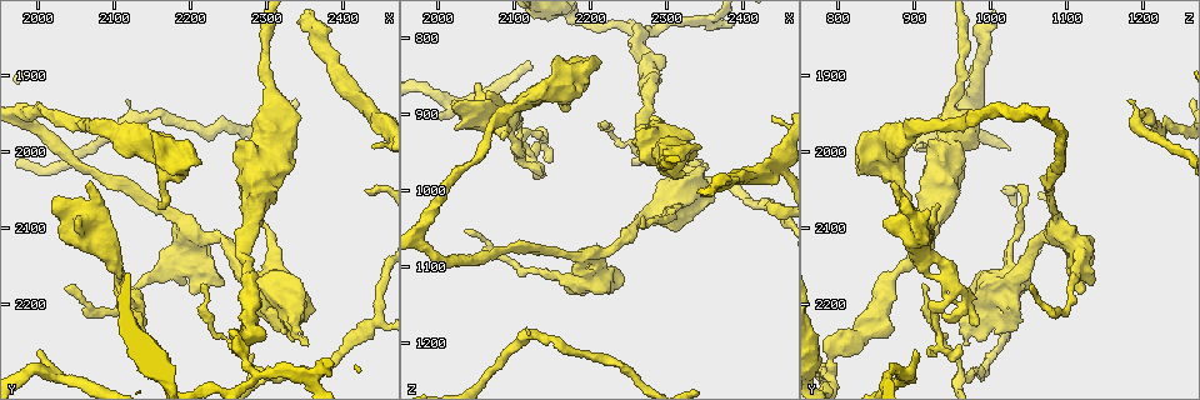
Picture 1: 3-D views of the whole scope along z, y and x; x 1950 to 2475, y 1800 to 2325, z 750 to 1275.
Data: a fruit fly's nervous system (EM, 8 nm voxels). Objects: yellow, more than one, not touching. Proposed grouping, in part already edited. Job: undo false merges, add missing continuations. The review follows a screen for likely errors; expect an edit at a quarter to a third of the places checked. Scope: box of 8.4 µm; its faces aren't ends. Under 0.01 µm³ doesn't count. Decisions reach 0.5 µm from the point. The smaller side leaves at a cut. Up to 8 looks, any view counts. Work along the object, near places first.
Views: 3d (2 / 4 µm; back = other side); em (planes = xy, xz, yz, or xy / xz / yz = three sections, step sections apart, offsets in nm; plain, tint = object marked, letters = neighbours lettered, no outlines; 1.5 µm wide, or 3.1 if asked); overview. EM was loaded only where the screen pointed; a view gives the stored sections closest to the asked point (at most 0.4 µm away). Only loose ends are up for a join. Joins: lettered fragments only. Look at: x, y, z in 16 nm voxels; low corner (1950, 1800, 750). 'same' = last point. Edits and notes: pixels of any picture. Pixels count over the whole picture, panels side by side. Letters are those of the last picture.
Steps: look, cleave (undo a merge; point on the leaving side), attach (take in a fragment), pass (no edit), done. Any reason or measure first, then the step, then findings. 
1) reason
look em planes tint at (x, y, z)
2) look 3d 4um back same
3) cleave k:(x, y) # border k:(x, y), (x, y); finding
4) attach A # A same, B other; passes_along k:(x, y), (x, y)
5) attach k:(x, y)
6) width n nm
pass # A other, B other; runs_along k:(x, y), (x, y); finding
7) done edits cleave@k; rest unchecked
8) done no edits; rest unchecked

narrows sharply
look em yz step 8 tint at (2040, 1960, 965)

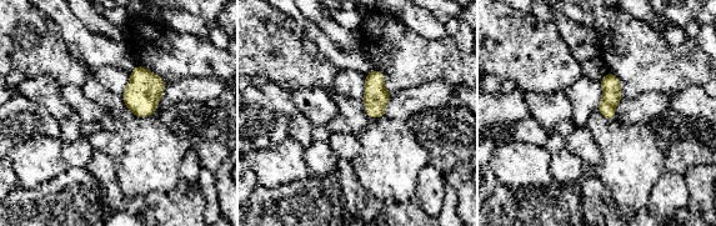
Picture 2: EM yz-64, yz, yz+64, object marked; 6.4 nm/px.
look em planes letters same

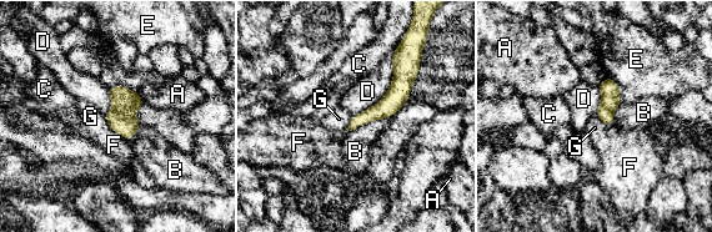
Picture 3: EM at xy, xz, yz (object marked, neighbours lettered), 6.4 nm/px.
pass # A other, B other, C other, D other, E other, F other, G other; border 3:(396, 49), (389, 90), (352, 116); one cell here

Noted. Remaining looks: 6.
free end
look 3d 2um at (2080, 2070, 935)

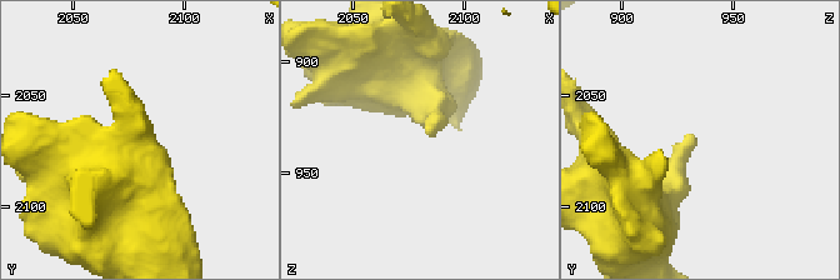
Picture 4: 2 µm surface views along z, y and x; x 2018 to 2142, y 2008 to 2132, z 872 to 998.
look em yz step 4 tint at (2083, 2068, 932)

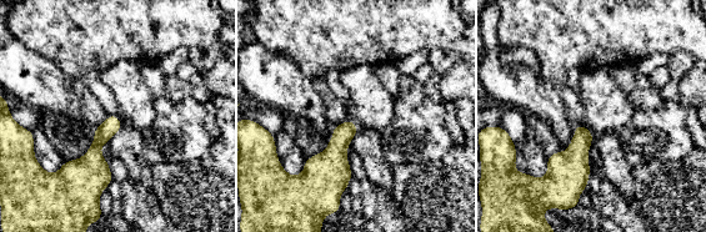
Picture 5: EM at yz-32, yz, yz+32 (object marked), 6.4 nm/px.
cut it another way
look em planes letters same

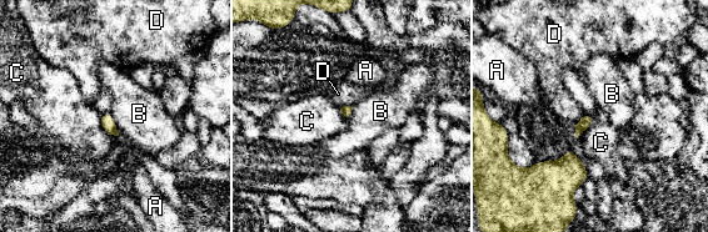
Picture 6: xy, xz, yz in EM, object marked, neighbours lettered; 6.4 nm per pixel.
longest_contact C 190 nm
pass # A other, B other, C other, D other; no lettered fragment goes on from it

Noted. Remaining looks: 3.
branch stops here
look em planes letters at (2265, 2040, 1040)

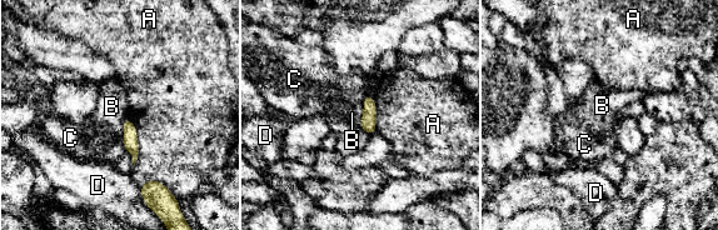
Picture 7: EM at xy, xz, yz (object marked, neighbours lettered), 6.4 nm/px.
width 100 nm
pass # A other, B other, C other, D other; border 7:(128, 116), (121, 124); none of them fits

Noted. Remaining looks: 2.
done no edits; rest unchecked

